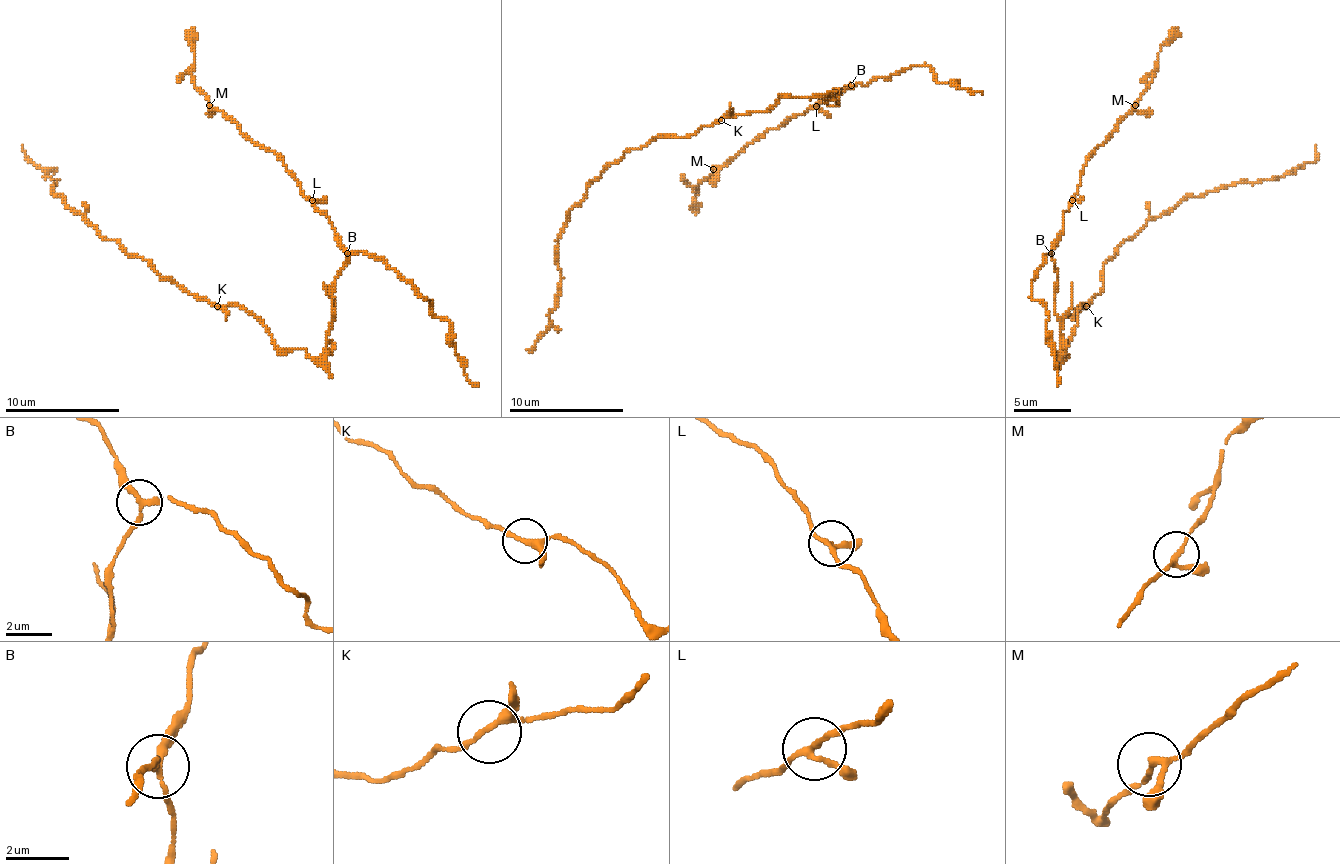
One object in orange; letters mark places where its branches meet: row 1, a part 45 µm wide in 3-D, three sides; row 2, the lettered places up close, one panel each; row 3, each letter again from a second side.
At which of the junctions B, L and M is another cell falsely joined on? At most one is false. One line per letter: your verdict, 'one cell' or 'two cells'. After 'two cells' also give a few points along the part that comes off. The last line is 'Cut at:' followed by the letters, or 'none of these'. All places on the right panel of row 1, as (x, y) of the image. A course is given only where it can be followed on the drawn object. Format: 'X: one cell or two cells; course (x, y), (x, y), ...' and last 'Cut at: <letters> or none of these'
B: two cells; course (1052, 254), (1060, 357), (1103, 289), (1103, 266), (1135, 234), (1189, 197), (1292, 174), (1315, 145)
L: one cell
M: one cell
Cut at: B

